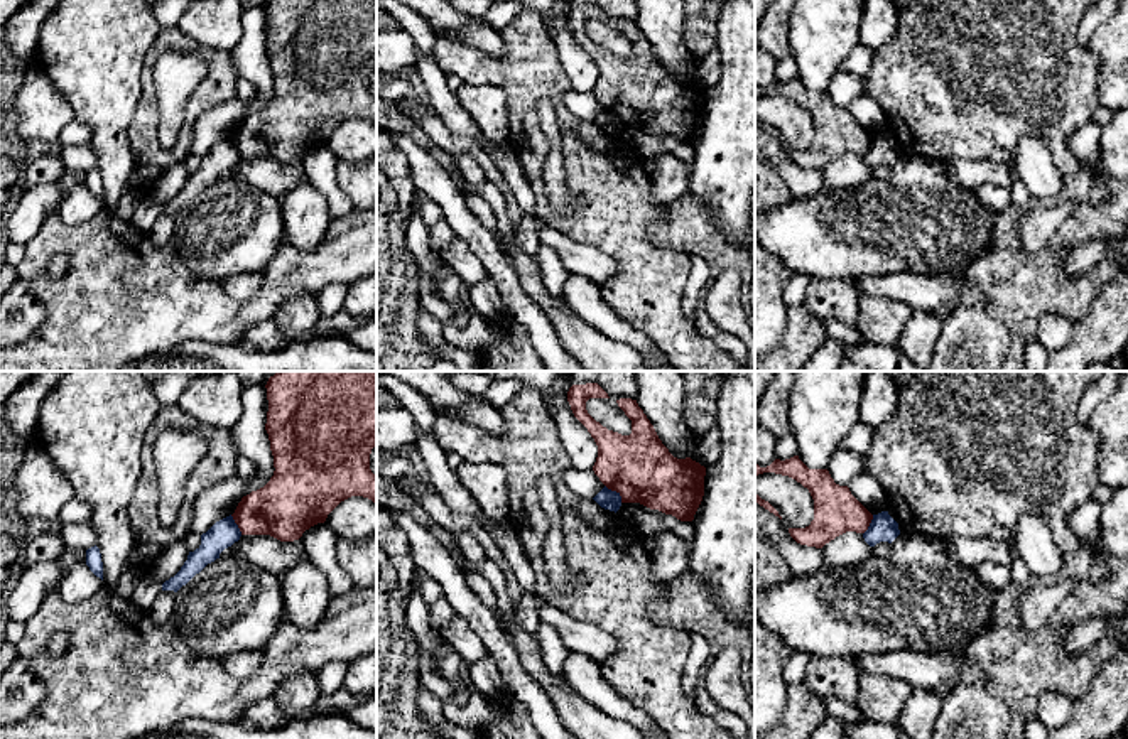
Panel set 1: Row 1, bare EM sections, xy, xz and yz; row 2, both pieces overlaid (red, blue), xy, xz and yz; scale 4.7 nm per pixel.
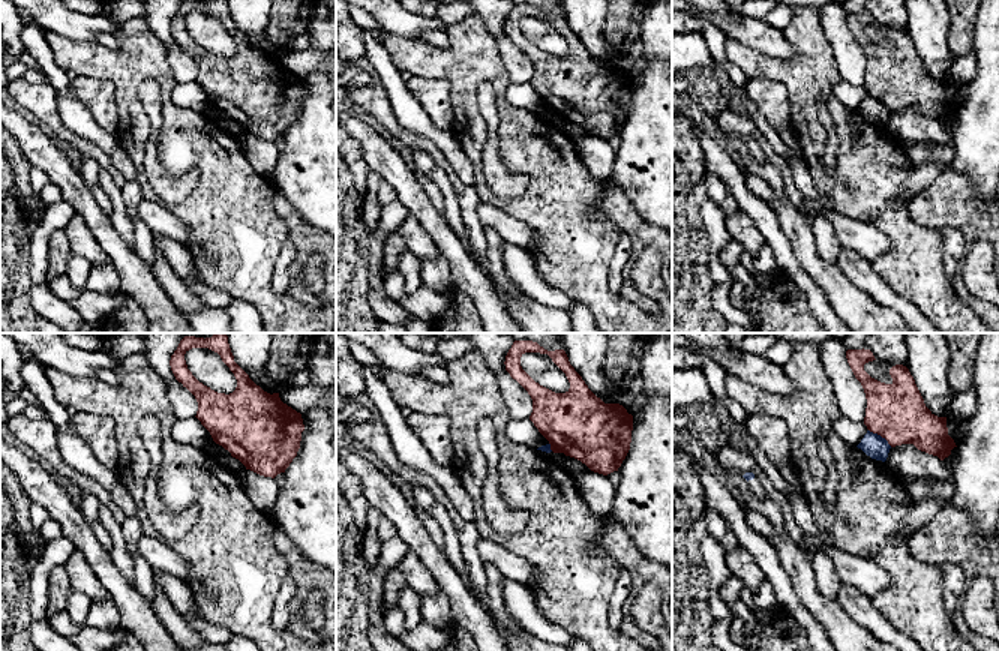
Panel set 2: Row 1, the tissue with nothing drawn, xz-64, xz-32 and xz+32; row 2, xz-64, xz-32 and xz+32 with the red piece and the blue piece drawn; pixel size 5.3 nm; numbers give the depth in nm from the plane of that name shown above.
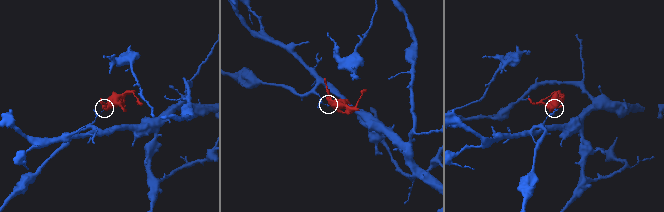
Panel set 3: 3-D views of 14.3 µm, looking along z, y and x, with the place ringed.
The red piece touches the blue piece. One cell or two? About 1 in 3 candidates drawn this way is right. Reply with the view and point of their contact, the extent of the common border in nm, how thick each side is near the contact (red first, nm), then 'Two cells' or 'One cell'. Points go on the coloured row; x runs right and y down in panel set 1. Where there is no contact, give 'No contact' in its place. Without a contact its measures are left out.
Touches red at xz (615, 490). Shared border 120 nm. Thickness 320 nm (red) against 100 nm. Two cells

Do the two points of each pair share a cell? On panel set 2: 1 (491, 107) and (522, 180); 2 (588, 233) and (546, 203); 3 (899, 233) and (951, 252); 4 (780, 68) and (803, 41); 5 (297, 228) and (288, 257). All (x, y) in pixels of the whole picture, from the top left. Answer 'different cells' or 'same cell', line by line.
1: same cell
2: same cell
3: different cells
4: same cell
5: different cells

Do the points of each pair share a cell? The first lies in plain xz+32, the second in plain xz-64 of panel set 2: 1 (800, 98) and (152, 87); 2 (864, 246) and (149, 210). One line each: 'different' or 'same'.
1: different
2: same

